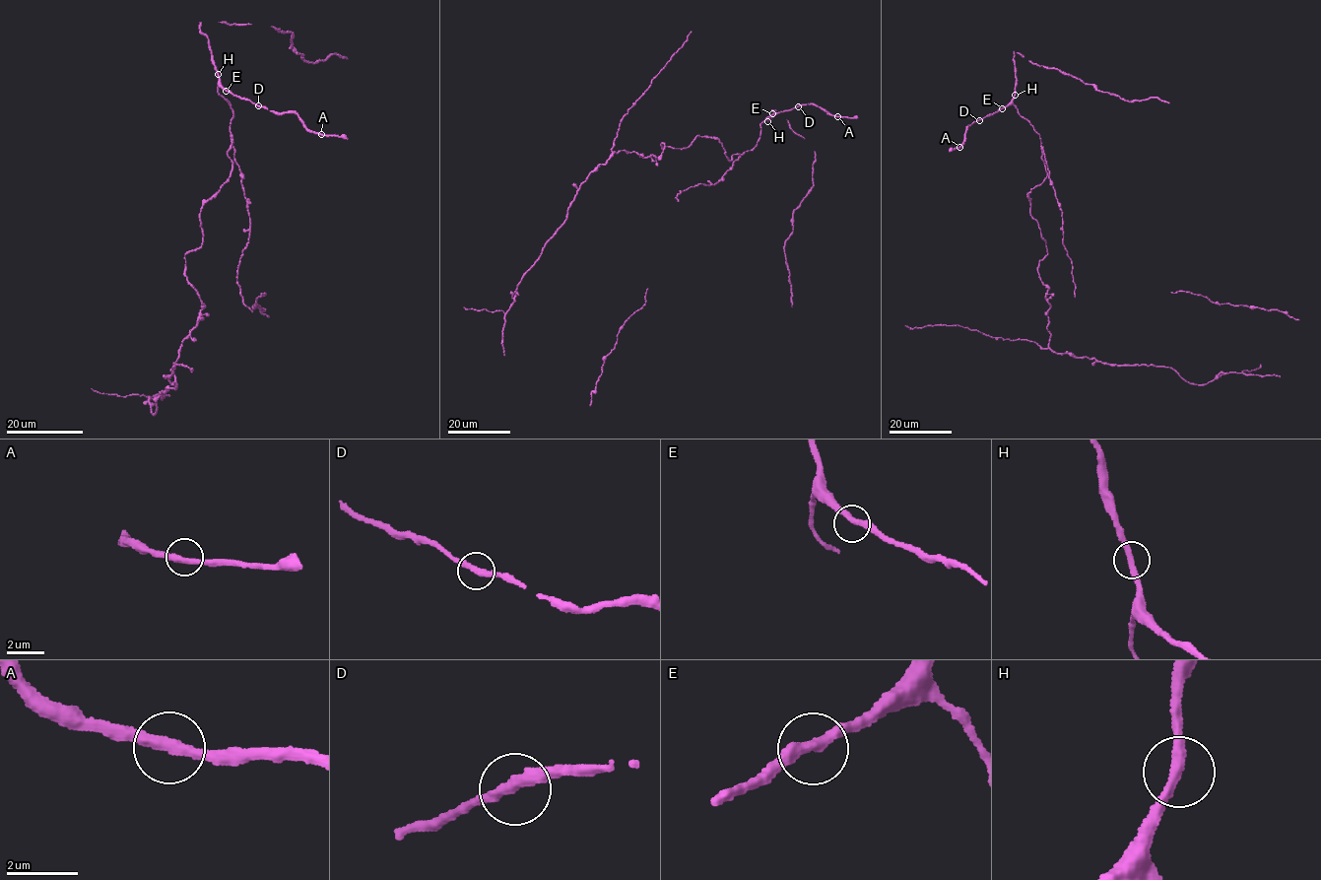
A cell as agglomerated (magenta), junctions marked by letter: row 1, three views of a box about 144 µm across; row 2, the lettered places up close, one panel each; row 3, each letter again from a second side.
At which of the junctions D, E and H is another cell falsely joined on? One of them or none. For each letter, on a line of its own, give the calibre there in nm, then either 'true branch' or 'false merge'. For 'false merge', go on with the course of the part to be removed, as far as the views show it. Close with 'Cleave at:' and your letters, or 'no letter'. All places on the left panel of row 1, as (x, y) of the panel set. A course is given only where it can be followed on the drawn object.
D: 320 nm thick; true branch
E: 320 nm thick; true branch
H: 280 nm thick; true branch
Cleave at: no letter

